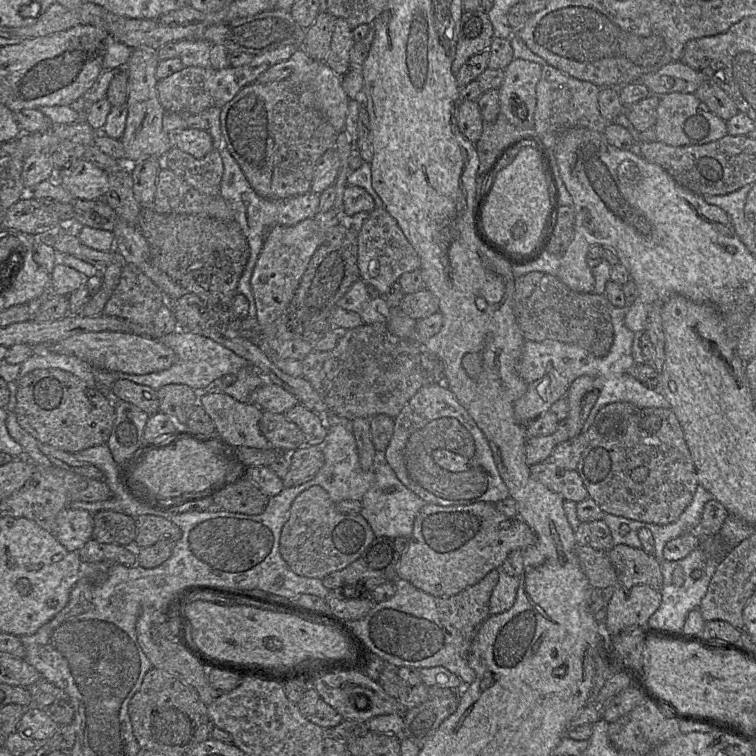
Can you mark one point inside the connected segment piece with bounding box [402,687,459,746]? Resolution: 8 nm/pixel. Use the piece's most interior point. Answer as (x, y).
(421, 722)

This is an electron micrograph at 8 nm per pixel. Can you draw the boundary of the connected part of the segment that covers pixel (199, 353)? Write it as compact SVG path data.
M177 329L171 334L155 337L175 352L176 360L173 365L166 370L143 375L118 373L118 379L126 379L139 385L148 386L155 391L168 384L183 384L201 393L214 380L226 374L237 375L242 368L250 365L245 358L201 334Z

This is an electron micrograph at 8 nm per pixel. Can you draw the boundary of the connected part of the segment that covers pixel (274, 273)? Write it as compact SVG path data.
M307 218L294 226L276 226L266 235L251 275L251 289L256 306L256 319L261 329L261 340L257 341L263 351L270 350L282 359L302 361L315 344L301 339L283 339L277 336L274 322L292 300L308 264L323 241L323 231L314 218Z

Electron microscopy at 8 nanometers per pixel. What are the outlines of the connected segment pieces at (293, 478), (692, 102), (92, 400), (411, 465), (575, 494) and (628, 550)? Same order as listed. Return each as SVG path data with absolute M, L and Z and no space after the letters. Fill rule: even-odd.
M304 445L289 454L290 468L282 479L285 487L299 486L312 480L325 463L320 446Z
M681 92L660 96L654 130L656 141L670 146L702 145L728 134L726 121L710 112L694 93Z
M56 368L35 369L17 382L14 414L19 426L39 444L47 444L73 454L92 446L106 444L115 421L112 398L105 397L75 375Z
M427 382L409 400L394 418L393 436L380 458L426 503L495 504L510 497L485 434L444 382Z
M546 461L530 466L530 474L549 490L560 494L564 500L579 503L589 498L587 489L576 470L561 469Z
M623 544L615 545L608 556L616 571L618 584L624 588L631 589L635 585L645 584L661 591L663 576L654 556L643 549Z

